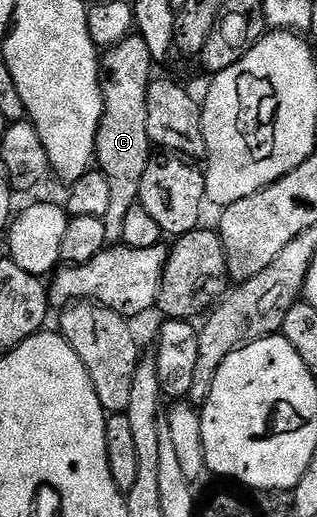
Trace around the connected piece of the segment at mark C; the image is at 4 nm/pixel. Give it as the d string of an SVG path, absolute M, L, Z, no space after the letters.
M133 33L126 41L107 48L102 55L104 113L96 138L94 159L99 171L110 184L110 209L106 209L103 220L106 237L112 245L120 243L126 213L137 206L142 173L146 173L148 160L154 155L150 129L146 129L146 101L154 78L152 66L154 60L150 45L146 45L146 41L138 33Z

